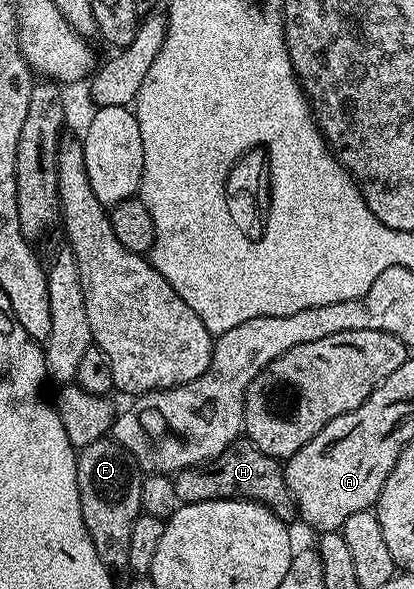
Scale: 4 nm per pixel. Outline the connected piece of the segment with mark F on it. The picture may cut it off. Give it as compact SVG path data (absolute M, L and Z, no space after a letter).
M110 436L96 440L96 444L81 447L77 460L80 508L88 536L92 536L92 544L96 544L96 556L100 556L100 560L110 571L118 572L118 569L128 567L132 524L136 524L138 515L143 513L143 475L129 452Z

